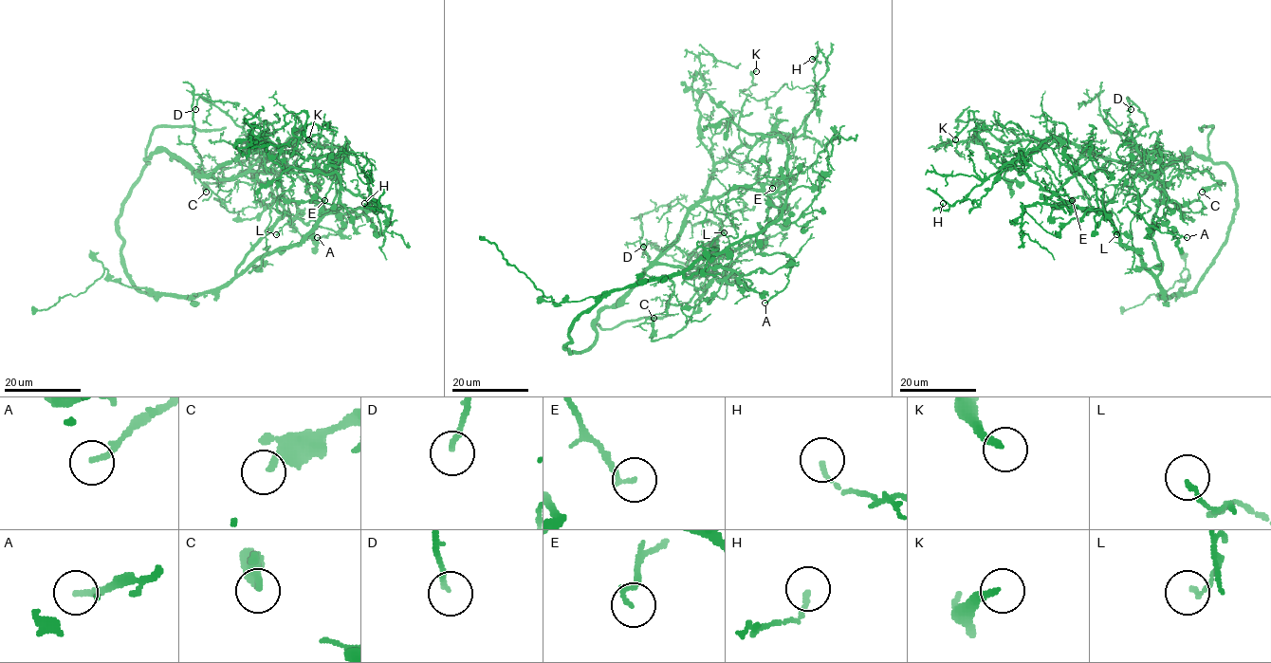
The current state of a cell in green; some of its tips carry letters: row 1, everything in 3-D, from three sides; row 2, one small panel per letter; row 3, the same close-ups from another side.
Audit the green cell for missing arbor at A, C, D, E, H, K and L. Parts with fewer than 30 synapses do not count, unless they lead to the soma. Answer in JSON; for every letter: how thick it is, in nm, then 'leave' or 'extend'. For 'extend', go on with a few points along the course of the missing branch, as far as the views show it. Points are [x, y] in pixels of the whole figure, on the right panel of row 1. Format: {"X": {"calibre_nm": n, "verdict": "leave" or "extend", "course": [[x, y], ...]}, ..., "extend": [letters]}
{"A": {"calibre_nm": 190, "verdict": "leave"}, "C": {"calibre_nm": 240, "verdict": "leave"}, "D": {"calibre_nm": 150, "verdict": "leave"}, "E": {"calibre_nm": 120, "verdict": "leave"}, "H": {"calibre_nm": 140, "verdict": "leave"}, "K": {"calibre_nm": 220, "verdict": "extend", "course": [[955, 139], [963, 158], [966, 159], [968, 154]]}, "L": {"calibre_nm": 130, "verdict": "leave"}, "extend": ["K"]}

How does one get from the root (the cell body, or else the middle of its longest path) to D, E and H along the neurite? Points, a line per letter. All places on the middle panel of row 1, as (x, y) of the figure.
D: (746, 238), (783, 212), (776, 196), (732, 188), (700, 201), (675, 244), (694, 250), (685, 263), (643, 247)
E: (746, 238), (761, 232), (782, 212), (788, 190), (788, 144), (781, 138), (790, 138), (794, 156), (772, 188)
H: (746, 238), (782, 212), (788, 144), (781, 138), (804, 132), (827, 69), (820, 51), (812, 59)

